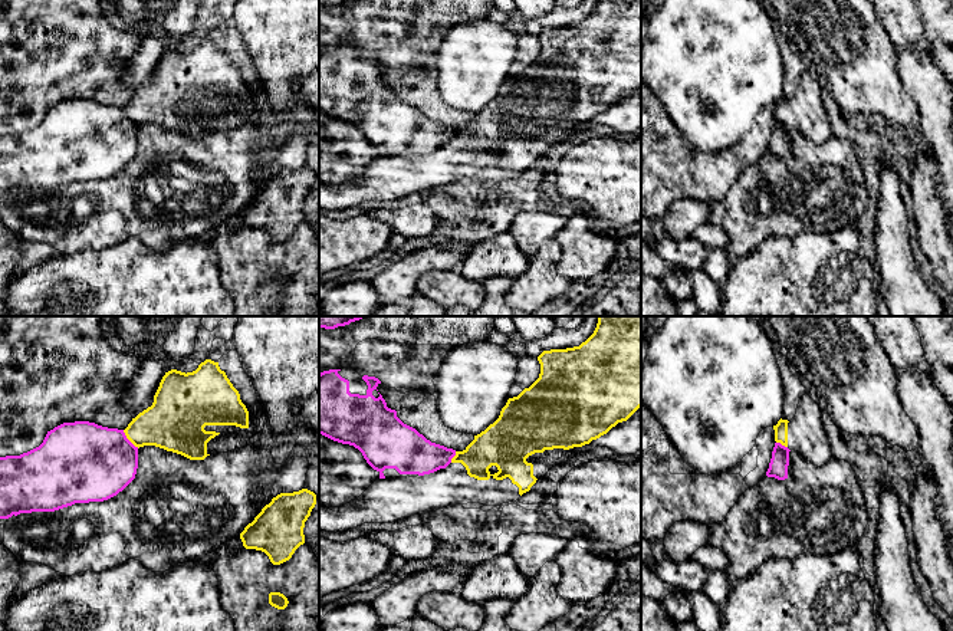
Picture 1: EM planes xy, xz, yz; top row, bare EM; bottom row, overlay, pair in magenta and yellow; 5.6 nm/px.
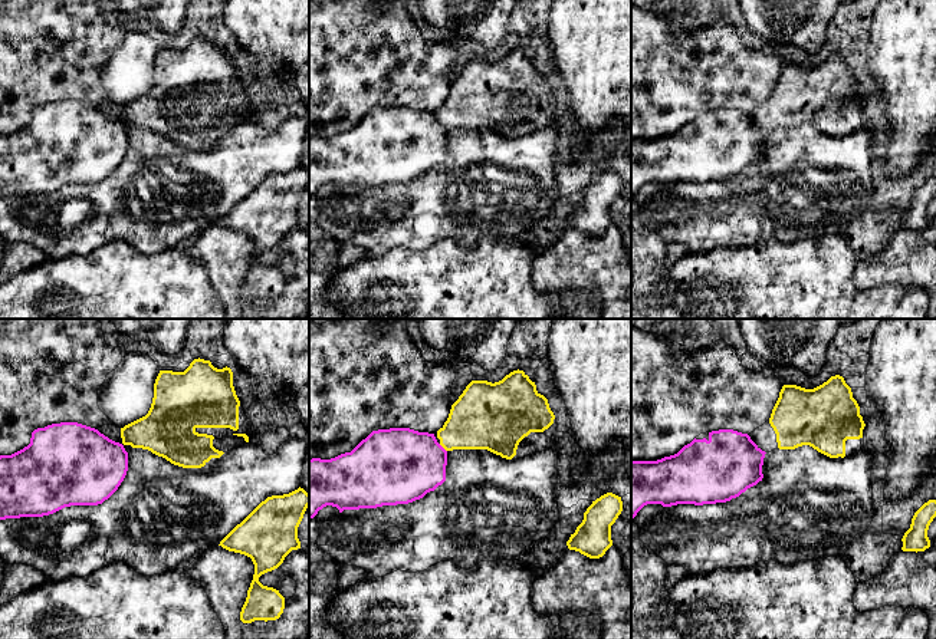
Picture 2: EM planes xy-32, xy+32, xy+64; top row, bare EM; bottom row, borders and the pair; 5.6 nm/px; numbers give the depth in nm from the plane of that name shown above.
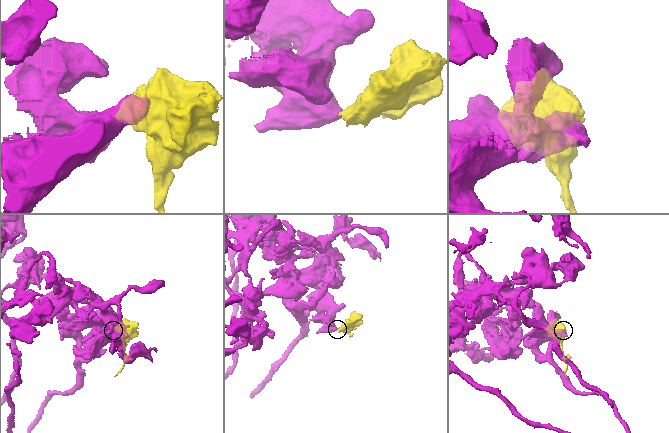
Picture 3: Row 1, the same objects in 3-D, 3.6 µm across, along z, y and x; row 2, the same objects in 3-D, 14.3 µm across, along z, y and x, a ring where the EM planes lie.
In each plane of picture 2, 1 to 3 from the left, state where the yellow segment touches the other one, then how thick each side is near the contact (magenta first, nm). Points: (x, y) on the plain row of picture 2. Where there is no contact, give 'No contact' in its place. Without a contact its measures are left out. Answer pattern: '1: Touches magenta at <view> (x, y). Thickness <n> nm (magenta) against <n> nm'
1: No contact
2: Touches magenta at xy+32 (443, 127). Thickness 420 nm (magenta) against 320 nm
3: No contact

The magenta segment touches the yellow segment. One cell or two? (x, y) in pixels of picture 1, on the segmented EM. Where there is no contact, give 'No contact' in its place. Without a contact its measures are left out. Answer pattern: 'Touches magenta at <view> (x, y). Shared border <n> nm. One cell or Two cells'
Touches magenta at xy (128, 440). Shared border 140 nm. Two cells

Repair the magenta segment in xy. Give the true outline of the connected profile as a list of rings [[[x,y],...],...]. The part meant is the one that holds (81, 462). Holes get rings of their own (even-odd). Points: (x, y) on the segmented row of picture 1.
[[[89,421],[63,423],[53,430],[47,431],[43,443],[20,456],[0,457],[0,519],[9,519],[13,515],[32,513],[32,512],[55,512],[75,503],[103,502],[119,492],[122,492],[134,479],[138,469],[138,447],[135,447],[125,436],[124,430],[108,428]]]

